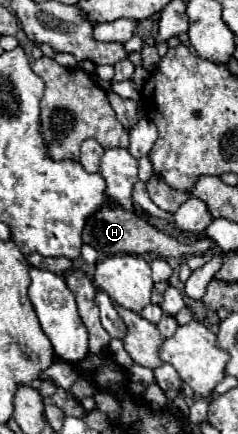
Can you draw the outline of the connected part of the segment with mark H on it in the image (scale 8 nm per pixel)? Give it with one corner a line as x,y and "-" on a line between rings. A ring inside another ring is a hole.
104,208
104,210
96,212
92,218
88,218
82,240
86,244
90,244
92,248
96,248
98,252
102,252
104,256
112,256
112,254
154,254
160,258
190,258
190,256
202,256
208,250
212,250
214,254
220,252
212,238
202,238
194,244
184,244
184,242
178,242
176,238
172,238
164,232
158,232
148,222
136,222
136,218
132,218
130,212
120,210
120,208

